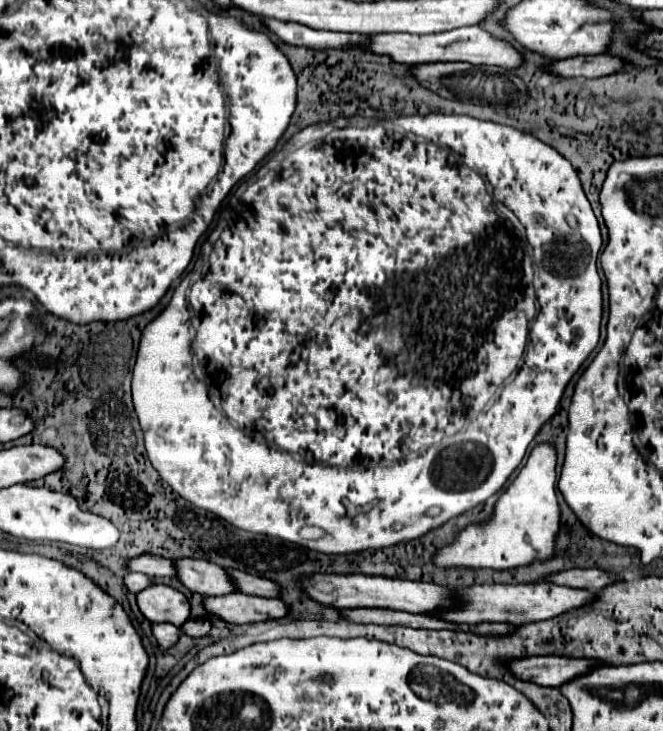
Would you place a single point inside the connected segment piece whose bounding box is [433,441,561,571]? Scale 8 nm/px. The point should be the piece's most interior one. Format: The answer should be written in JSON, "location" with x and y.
{"location":[521,530]}

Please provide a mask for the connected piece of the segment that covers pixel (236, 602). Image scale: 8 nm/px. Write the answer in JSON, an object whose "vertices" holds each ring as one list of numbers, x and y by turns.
{"vertices":[[245,593,205,597,205,609,227,623,259,623,267,619,281,619,289,613,289,605,281,599,265,599]]}

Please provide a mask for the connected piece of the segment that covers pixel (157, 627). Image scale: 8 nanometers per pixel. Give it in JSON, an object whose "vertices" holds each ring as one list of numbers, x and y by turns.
{"vertices":[[155,623,153,625,153,635,157,637,157,641,159,641,159,645,163,649,169,649,169,647,173,647,179,641,181,629,171,625,171,623]]}

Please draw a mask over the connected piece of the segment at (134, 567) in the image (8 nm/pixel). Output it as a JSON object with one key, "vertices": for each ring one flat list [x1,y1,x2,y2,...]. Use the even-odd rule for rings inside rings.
{"vertices":[[141,555,129,561,127,565,129,571,139,571,145,573,149,577,161,579,161,577,177,577,177,569,175,563,171,559,165,557,157,557,157,555]]}

